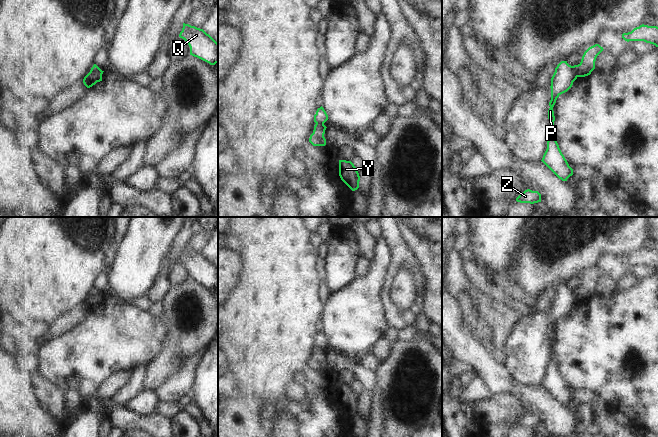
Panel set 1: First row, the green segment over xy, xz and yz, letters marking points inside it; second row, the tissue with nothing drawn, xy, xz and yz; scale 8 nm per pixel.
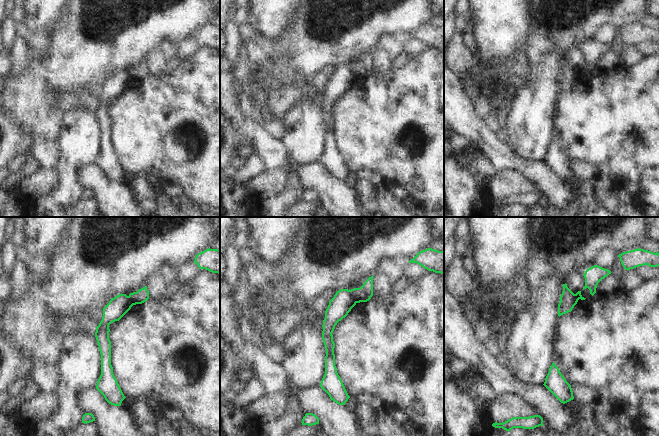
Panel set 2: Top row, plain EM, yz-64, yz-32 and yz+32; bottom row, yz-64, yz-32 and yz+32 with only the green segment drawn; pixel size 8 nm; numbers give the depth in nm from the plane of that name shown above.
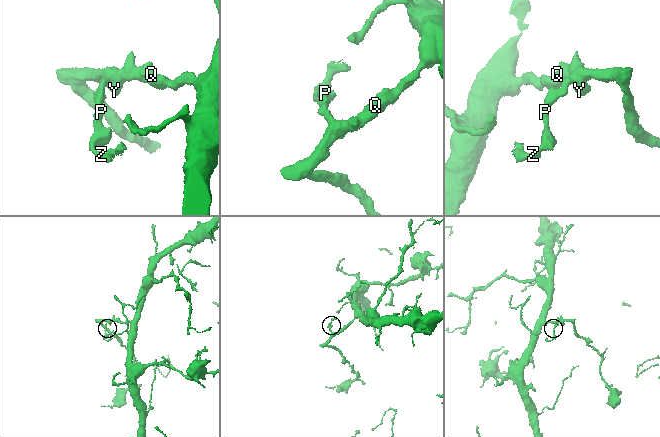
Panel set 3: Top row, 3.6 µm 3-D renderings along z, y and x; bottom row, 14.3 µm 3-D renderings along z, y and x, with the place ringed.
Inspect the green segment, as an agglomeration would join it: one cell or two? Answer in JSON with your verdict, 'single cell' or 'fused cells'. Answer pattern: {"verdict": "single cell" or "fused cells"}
{"verdict": "fused cells"}

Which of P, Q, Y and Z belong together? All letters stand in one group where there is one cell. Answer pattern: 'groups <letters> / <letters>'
groups P Z / Q Y

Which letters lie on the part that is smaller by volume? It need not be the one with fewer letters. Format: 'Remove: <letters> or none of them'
Remove: P, Z

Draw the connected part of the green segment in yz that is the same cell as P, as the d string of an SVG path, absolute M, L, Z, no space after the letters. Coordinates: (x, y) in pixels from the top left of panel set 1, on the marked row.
M561 61L555 68L551 78L551 100L549 102L548 119L551 125L550 134L547 141L547 149L543 155L542 162L562 181L573 175L573 169L562 154L554 135L554 111L553 107L557 98L567 92L577 79L573 67L567 61Z

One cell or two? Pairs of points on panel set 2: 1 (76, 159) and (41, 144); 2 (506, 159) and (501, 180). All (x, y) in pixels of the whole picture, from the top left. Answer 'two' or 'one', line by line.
1: two
2: two

